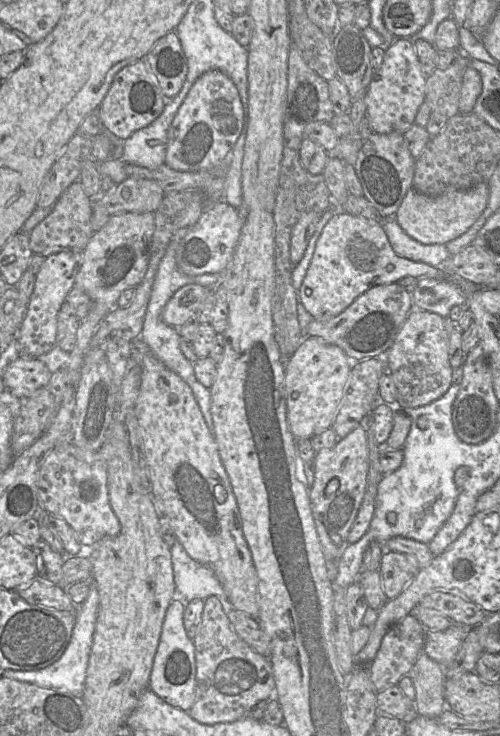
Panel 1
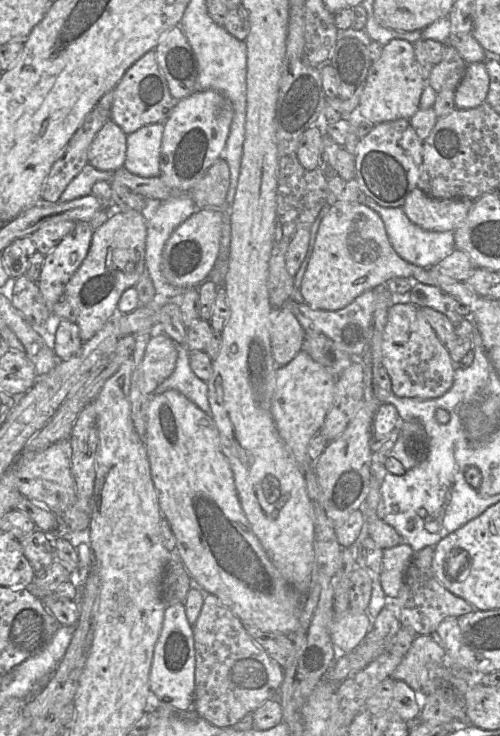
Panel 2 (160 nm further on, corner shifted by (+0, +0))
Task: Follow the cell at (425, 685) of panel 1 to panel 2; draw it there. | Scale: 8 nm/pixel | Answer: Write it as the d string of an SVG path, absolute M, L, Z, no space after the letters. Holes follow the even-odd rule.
M416 635L409 650L391 677L406 682L414 691L422 691L428 670L447 661L445 649L431 635Z

